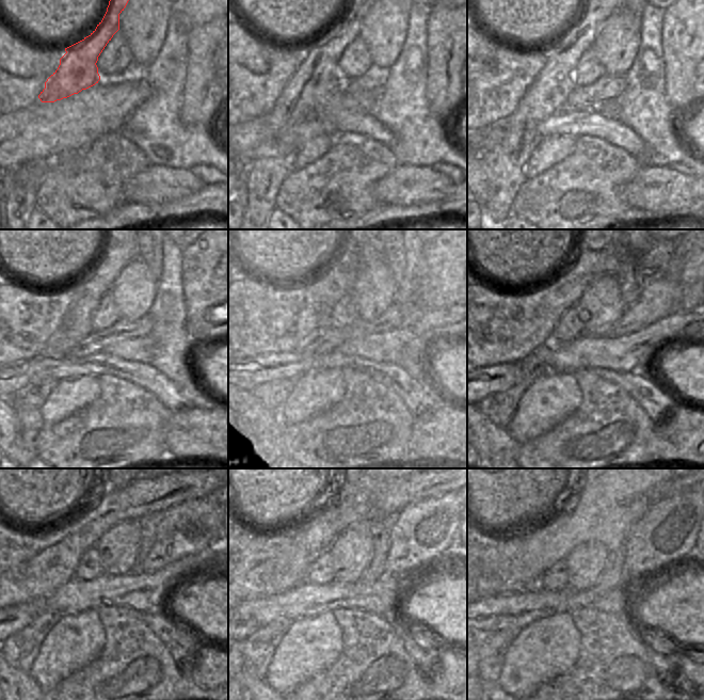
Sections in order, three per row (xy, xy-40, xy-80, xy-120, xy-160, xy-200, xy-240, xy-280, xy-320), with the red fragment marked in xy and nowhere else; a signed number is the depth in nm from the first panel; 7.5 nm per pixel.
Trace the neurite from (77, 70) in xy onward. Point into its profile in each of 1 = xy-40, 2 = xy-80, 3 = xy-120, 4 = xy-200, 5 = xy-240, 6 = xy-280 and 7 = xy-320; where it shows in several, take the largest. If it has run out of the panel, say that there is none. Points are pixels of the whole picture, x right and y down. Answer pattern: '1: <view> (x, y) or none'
1: xy-40 (318, 78)
2: xy-80 (555, 82)
3: xy-120 (76, 324)
4: xy-200 (499, 408)
5: xy-240 (20, 649)
6: xy-280 (258, 649)
7: xy-320 (493, 647)

